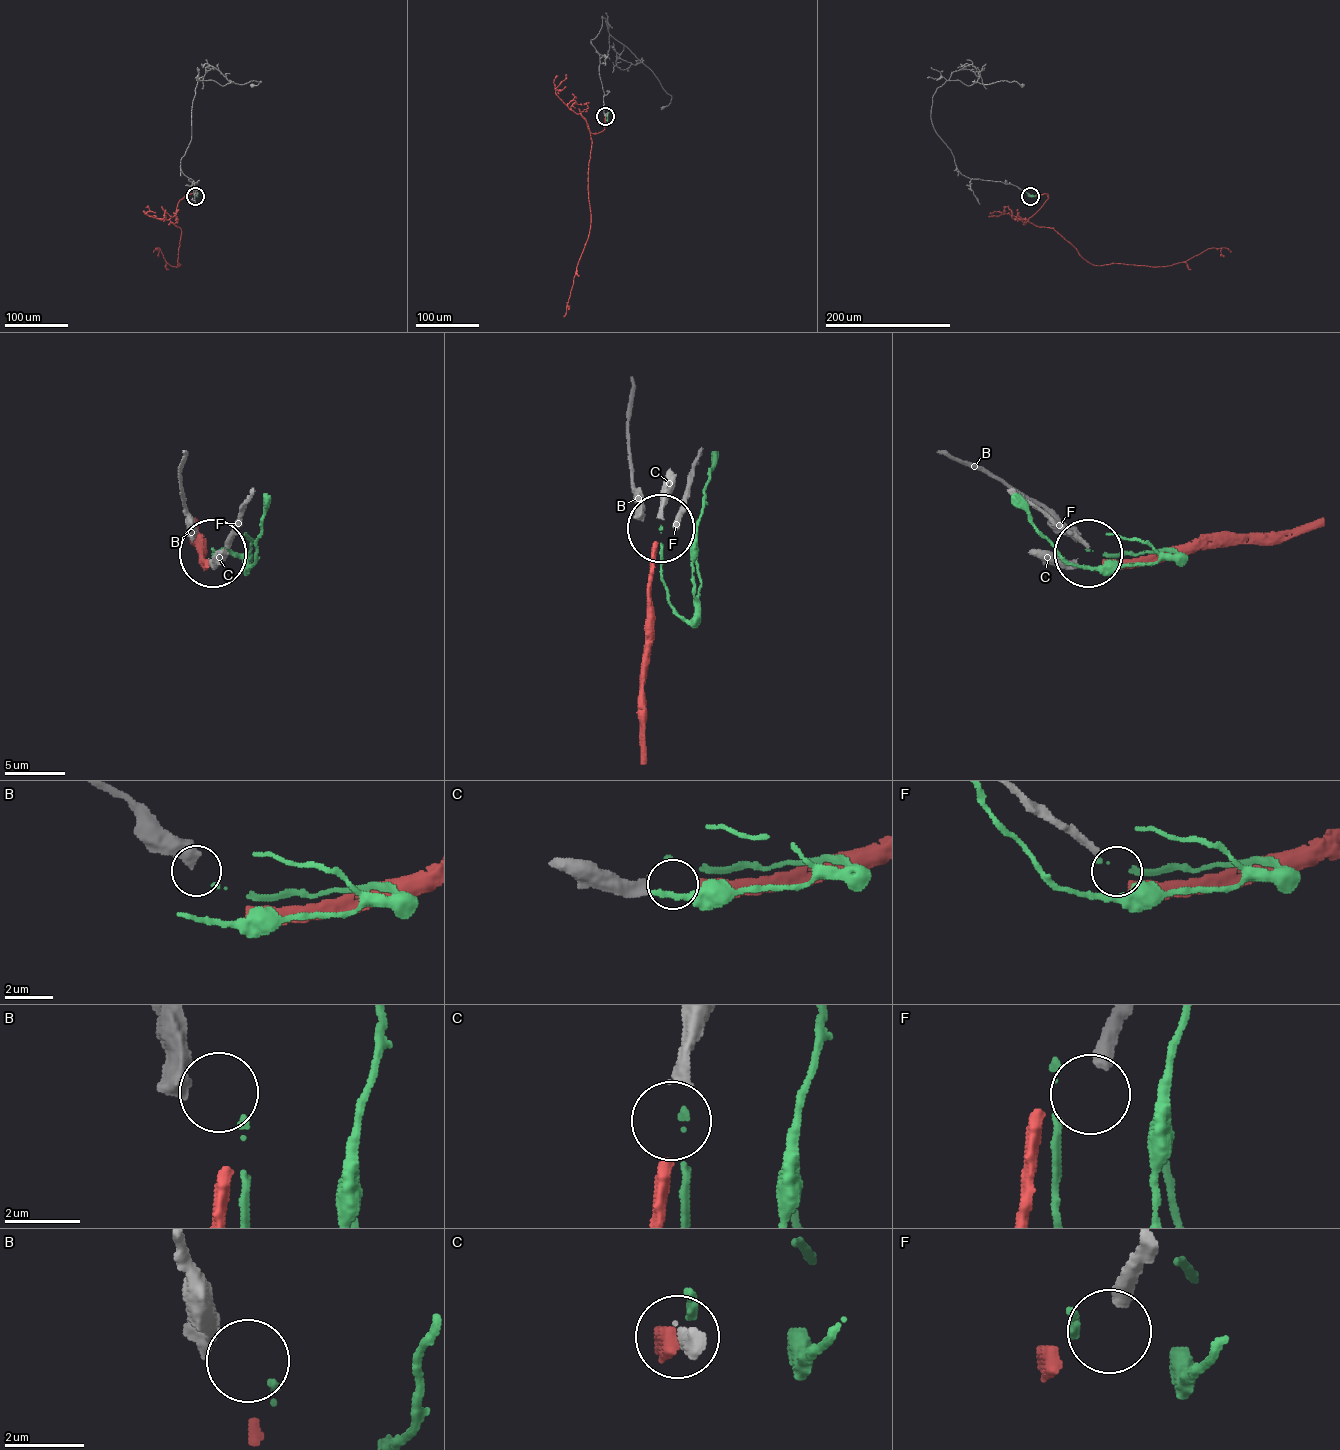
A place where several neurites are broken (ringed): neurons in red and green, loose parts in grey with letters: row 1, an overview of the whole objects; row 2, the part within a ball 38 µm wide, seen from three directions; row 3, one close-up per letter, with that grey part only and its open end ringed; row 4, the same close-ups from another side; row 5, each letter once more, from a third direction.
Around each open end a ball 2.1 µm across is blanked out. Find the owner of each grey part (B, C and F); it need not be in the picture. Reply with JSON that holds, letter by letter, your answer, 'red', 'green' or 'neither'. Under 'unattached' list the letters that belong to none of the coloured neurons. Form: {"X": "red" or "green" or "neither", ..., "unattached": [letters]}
{"B": "green", "C": "red", "F": "neither", "unattached": ["F"]}

